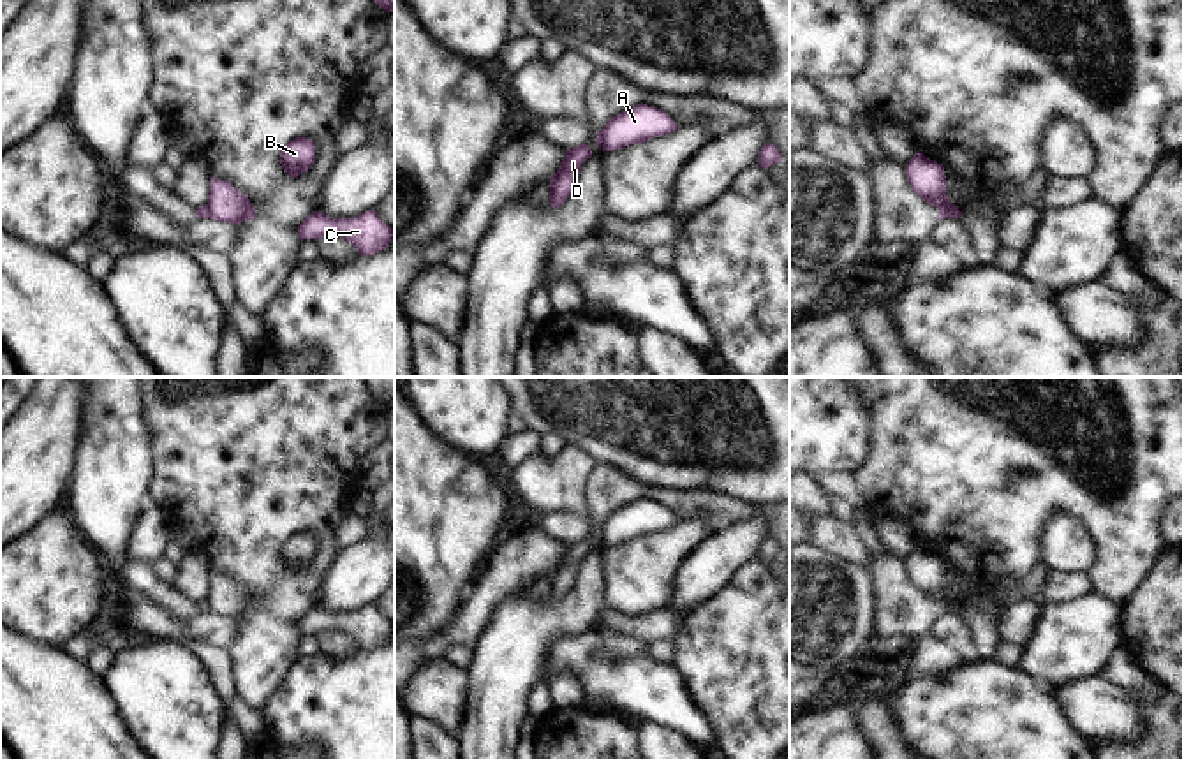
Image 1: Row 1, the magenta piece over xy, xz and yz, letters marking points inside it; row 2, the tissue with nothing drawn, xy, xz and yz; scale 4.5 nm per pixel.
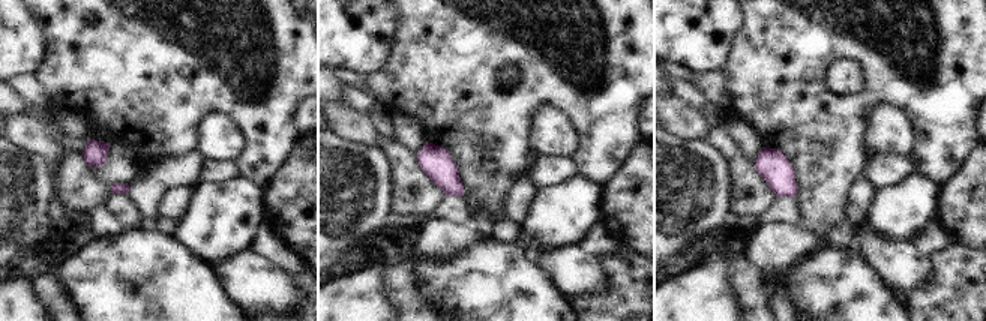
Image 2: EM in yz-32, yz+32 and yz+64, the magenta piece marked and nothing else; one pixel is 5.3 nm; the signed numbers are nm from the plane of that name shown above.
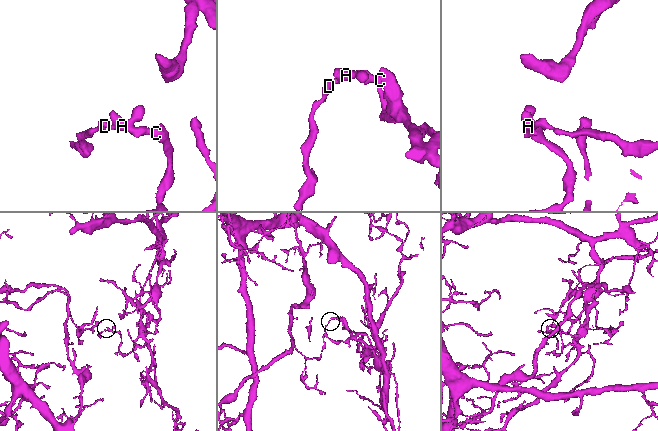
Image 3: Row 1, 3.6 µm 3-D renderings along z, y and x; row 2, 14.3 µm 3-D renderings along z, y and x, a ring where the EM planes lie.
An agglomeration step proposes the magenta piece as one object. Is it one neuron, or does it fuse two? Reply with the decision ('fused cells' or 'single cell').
fused cells

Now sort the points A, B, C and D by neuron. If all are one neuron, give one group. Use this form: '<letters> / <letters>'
A B C / D

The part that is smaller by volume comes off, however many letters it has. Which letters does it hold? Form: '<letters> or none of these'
D

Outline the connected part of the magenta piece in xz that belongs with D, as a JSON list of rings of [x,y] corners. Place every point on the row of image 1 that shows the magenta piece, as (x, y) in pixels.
[[[587,144],[569,148],[566,157],[550,180],[550,204],[559,208],[566,203],[574,190],[574,181],[580,174],[581,164],[592,157],[592,150]]]

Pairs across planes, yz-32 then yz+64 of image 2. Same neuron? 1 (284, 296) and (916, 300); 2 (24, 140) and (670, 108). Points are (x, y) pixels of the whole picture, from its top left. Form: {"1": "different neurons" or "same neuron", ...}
{"1": "different neurons", "2": "same neuron"}

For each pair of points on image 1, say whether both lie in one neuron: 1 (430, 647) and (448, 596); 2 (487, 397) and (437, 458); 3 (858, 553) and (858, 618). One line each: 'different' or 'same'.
1: different
2: different
3: different

